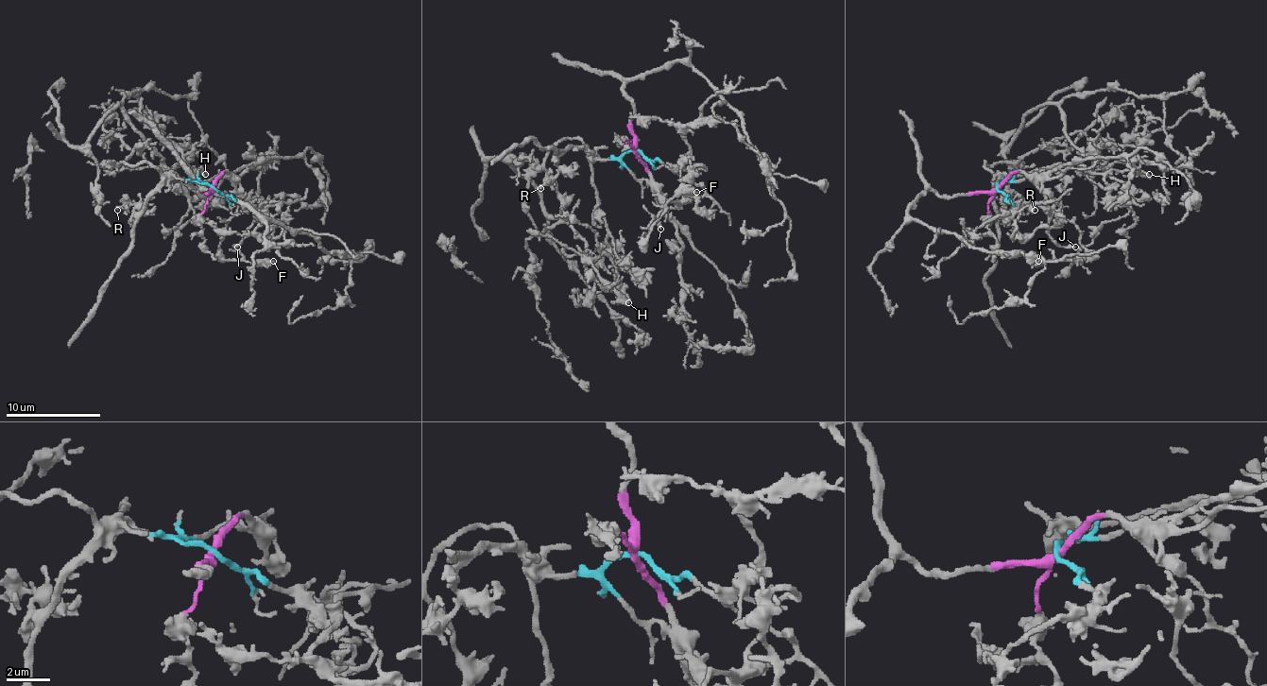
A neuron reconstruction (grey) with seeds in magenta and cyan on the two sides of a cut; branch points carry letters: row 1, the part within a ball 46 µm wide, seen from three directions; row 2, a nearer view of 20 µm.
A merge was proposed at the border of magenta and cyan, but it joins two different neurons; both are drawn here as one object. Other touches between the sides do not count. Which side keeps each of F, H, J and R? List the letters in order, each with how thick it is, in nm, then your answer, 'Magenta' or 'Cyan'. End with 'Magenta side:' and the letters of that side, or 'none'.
F: Thickness 480 nm. Magenta
H: Thickness 190 nm. Cyan
J: Thickness 240 nm. Cyan
R: Thickness 200 nm. Cyan
Magenta side: F

